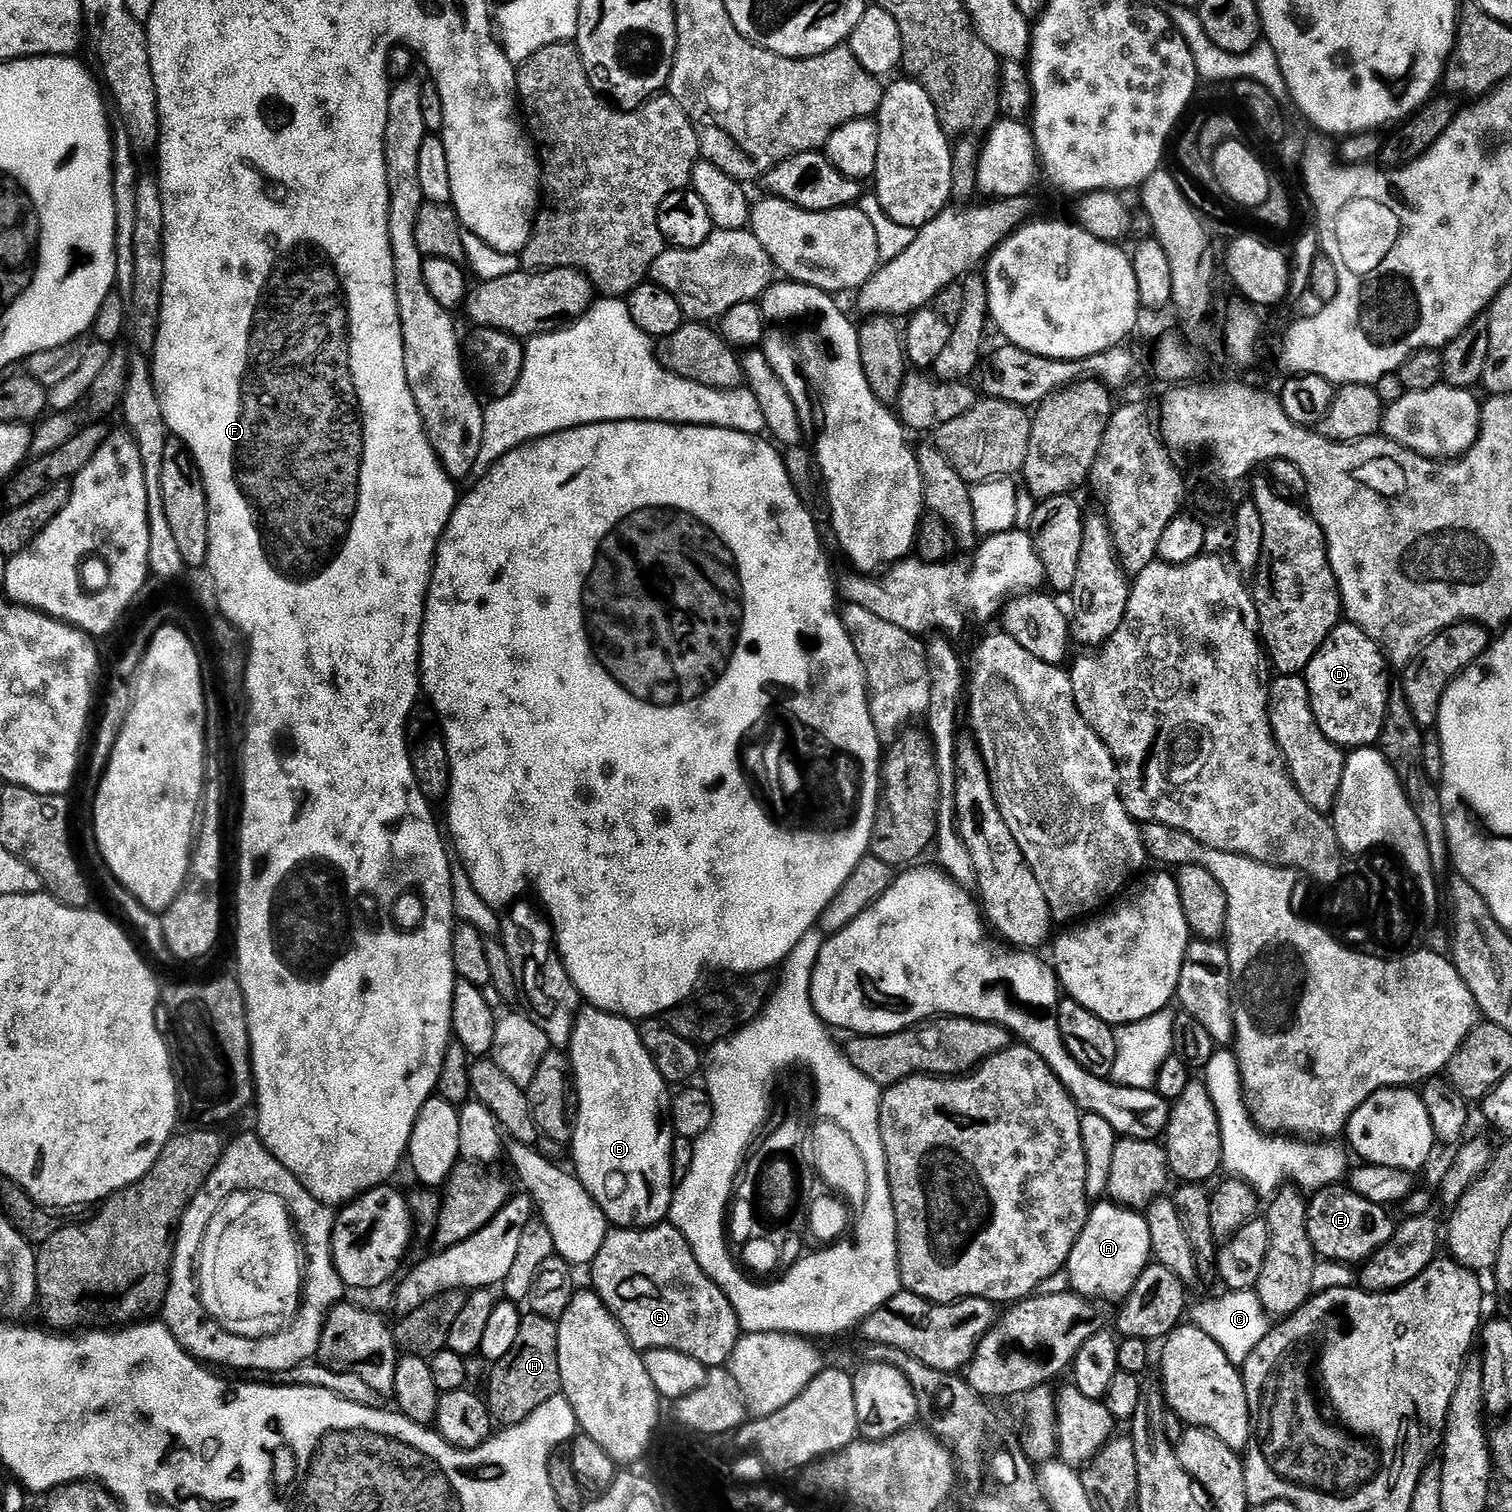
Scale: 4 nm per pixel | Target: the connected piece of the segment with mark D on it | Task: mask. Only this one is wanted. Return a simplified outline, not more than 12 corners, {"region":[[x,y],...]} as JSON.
{"region":[[1341,622],[1302,675],[1326,738],[1375,745],[1389,661]]}

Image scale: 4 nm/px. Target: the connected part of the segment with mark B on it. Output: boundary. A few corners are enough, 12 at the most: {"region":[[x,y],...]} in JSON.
{"region":[[626,1016],[570,1045],[575,1175],[609,1225],[672,1211],[670,1085]]}

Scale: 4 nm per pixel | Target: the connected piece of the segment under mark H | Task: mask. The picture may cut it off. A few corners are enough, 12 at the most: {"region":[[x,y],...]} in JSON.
{"region":[[521,1315],[486,1376],[493,1421],[526,1422],[561,1395],[557,1321]]}

